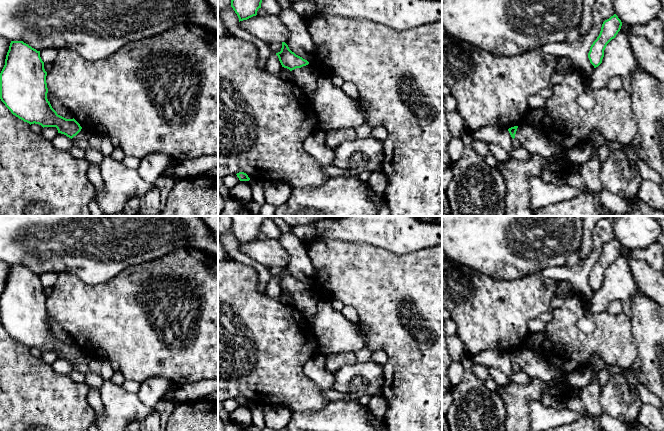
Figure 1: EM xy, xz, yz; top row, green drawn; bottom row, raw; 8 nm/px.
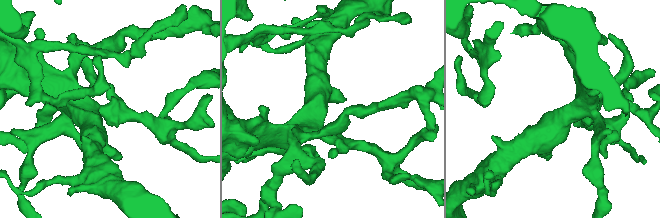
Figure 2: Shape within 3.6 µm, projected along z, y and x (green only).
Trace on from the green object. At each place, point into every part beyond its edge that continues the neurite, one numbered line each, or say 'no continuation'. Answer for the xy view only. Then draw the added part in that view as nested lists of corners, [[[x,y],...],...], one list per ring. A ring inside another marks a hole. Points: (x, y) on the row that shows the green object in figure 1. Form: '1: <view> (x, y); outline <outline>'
1: xy (83, 134); outline [[[83,128],[81,129],[81,131],[72,138],[73,142],[76,140],[86,140],[88,141],[88,139],[91,137],[91,133],[87,132],[86,130],[84,130]]]

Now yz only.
1: yz (533, 139); outline [[[521,124],[518,126],[515,139],[530,154],[541,155],[544,158],[560,158],[566,156],[560,147],[547,140],[541,129],[532,125]]]

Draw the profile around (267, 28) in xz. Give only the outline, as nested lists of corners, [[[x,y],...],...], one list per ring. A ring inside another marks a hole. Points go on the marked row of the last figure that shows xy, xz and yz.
[[[256,15],[240,21],[239,27],[264,42],[285,42],[290,35],[289,28],[276,15]]]

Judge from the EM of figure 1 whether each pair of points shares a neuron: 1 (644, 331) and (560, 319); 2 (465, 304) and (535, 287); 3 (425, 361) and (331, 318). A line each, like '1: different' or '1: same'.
1: different
2: same
3: different

